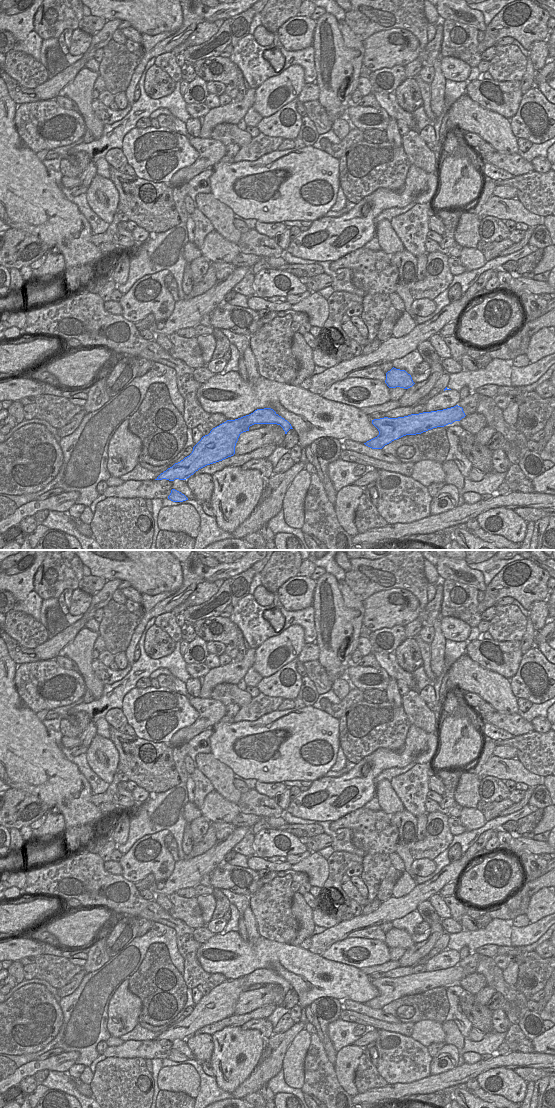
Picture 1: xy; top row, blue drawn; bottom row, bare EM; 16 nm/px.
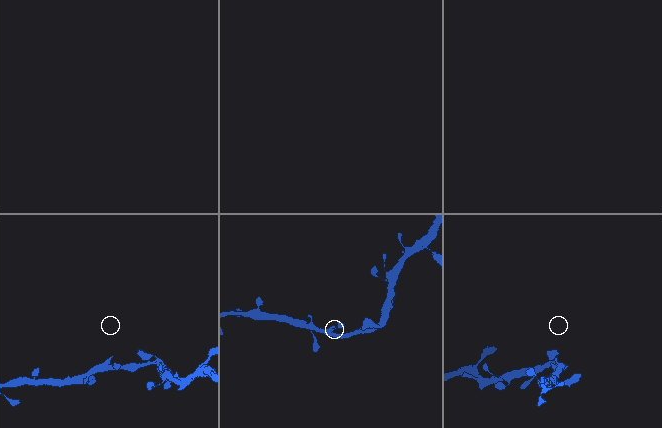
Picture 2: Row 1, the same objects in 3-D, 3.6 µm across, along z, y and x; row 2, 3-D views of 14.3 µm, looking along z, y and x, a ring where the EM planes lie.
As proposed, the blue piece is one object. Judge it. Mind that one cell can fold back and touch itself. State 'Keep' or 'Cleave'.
Keep

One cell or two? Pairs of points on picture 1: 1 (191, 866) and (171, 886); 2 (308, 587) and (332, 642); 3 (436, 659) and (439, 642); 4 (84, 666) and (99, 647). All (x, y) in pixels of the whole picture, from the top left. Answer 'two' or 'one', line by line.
1: one
2: two
3: one
4: two

